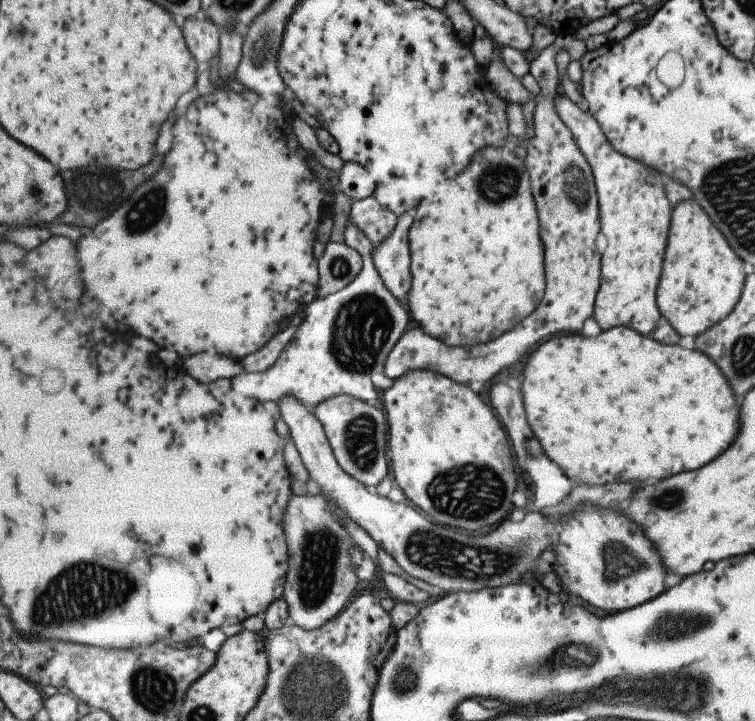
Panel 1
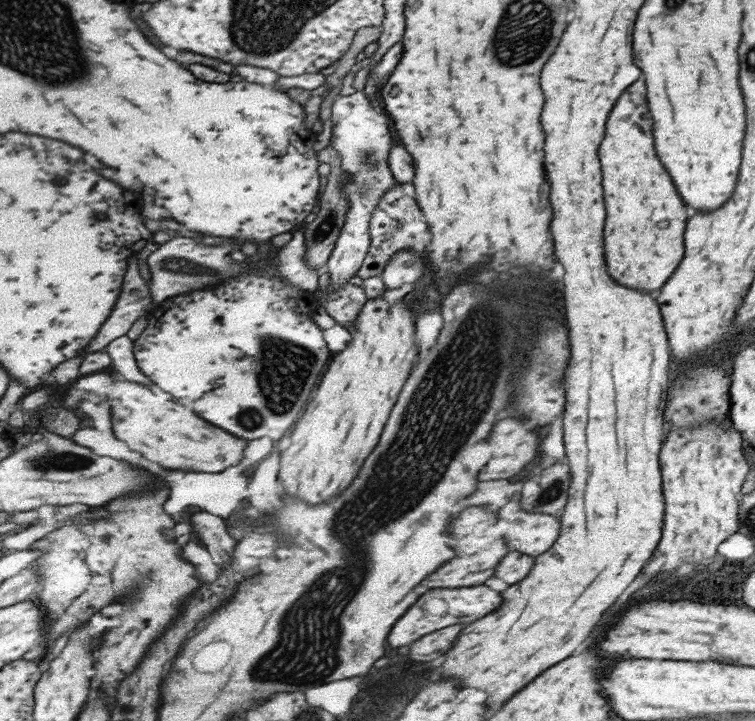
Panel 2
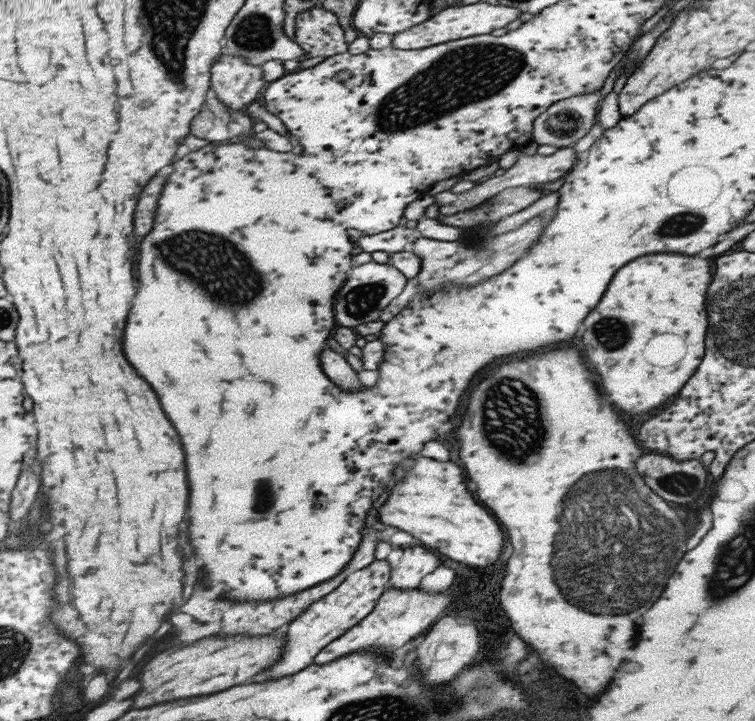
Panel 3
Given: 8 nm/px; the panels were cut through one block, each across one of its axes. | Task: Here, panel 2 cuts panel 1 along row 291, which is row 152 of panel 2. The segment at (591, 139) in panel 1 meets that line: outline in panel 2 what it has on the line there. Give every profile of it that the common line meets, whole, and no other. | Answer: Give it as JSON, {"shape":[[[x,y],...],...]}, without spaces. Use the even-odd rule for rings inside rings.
{"shape":[[[639,76],[617,97],[605,122],[597,158],[607,212],[603,228],[607,275],[619,285],[650,292],[661,288],[683,258],[685,206],[654,151],[643,79]]]}

